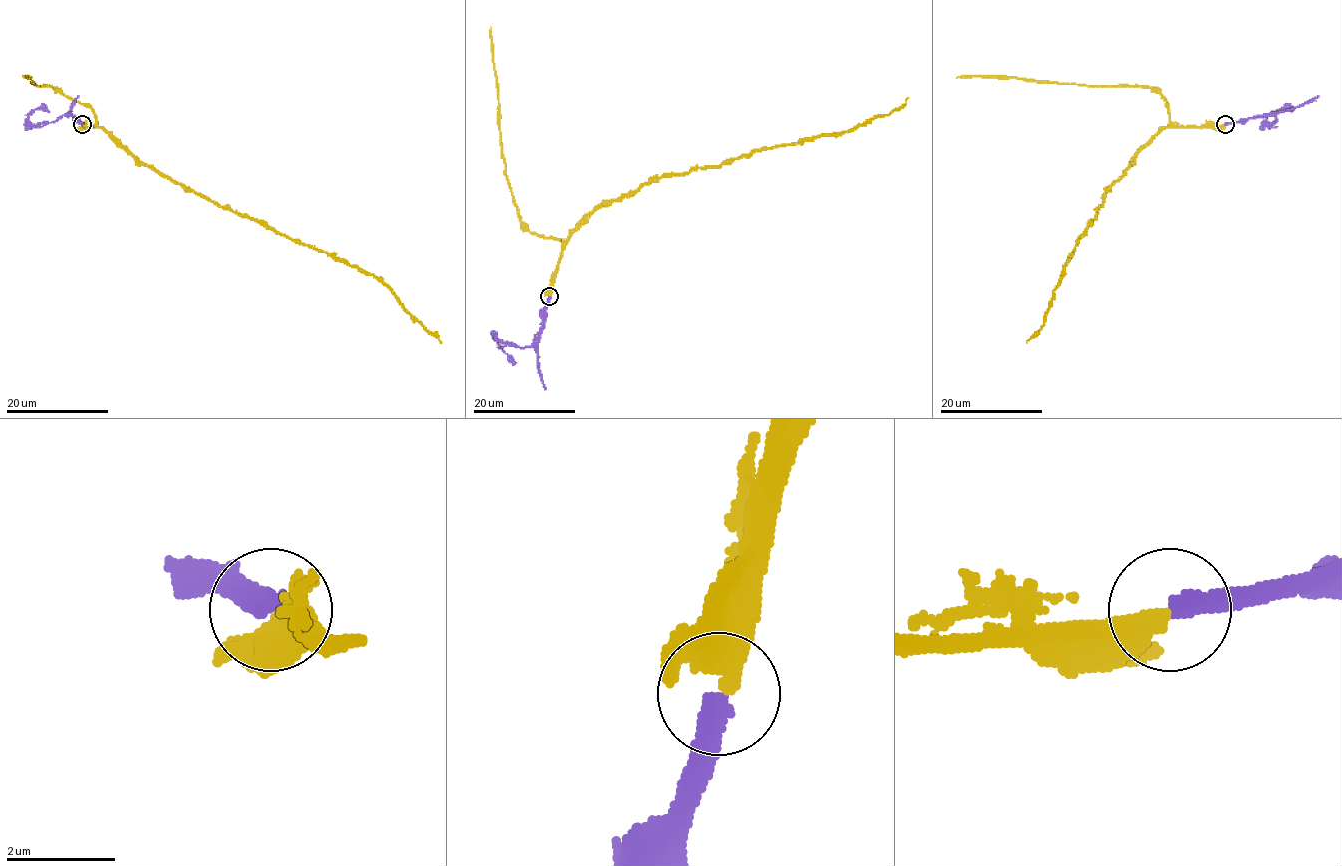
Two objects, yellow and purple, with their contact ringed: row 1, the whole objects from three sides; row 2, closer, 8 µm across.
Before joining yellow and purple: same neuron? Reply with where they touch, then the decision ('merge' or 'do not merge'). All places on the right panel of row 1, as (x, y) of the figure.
at (1225, 124); do not merge

